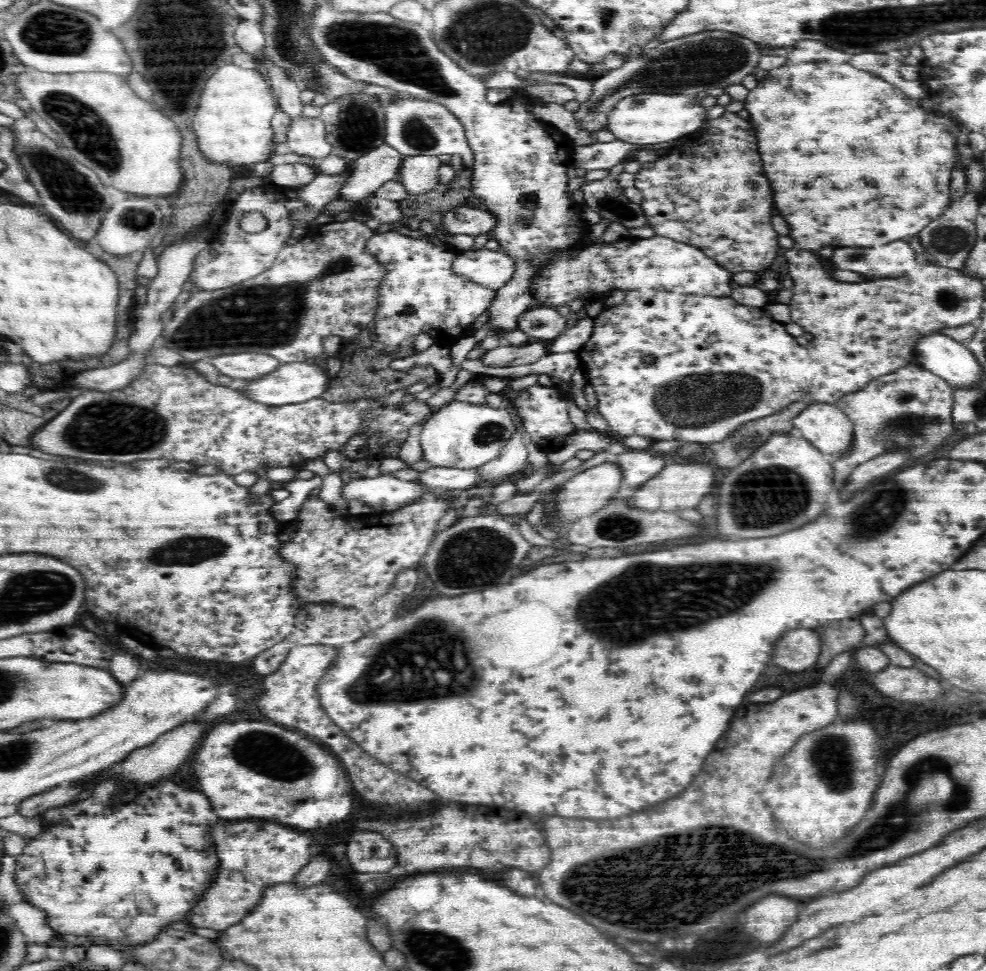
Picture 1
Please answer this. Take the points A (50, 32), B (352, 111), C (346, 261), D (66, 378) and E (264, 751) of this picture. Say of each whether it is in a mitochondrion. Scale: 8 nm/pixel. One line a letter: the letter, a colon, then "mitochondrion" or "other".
A: mitochondrion
B: mitochondrion
C: mitochondrion
D: other
E: mitochondrion

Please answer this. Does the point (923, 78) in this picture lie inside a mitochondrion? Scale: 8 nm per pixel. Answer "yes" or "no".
no

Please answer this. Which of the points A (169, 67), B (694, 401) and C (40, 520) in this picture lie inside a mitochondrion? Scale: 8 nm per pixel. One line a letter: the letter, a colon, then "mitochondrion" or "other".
A: mitochondrion
B: mitochondrion
C: other

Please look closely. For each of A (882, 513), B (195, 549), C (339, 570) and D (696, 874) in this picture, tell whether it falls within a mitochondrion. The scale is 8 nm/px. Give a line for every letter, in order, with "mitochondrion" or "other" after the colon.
A: mitochondrion
B: mitochondrion
C: mitochondrion
D: mitochondrion

